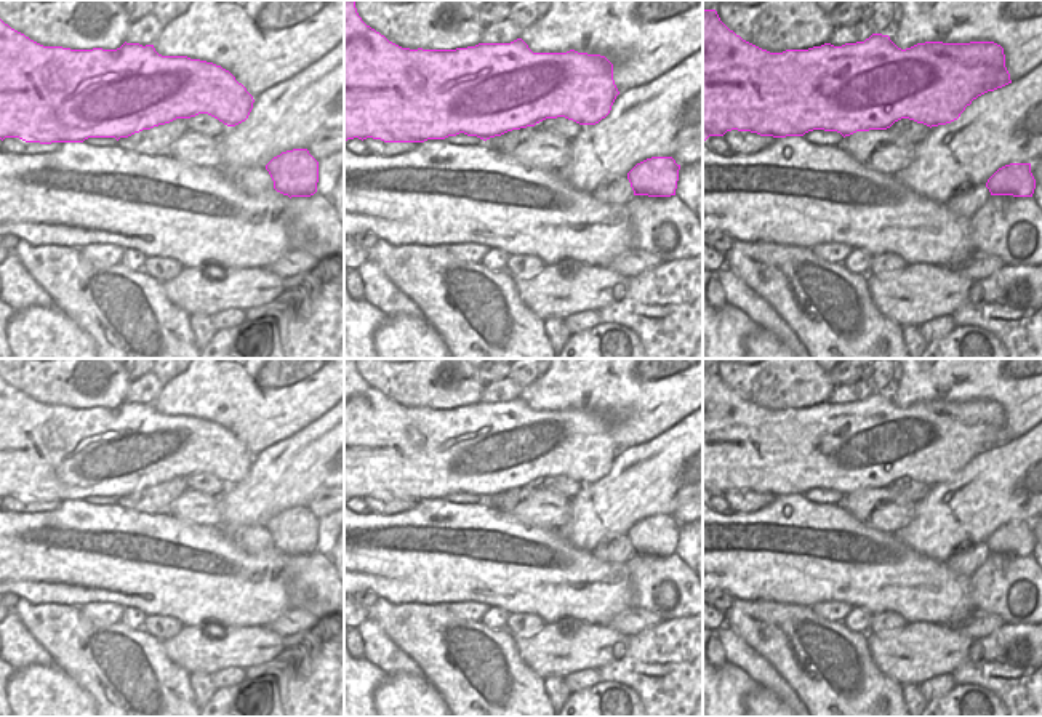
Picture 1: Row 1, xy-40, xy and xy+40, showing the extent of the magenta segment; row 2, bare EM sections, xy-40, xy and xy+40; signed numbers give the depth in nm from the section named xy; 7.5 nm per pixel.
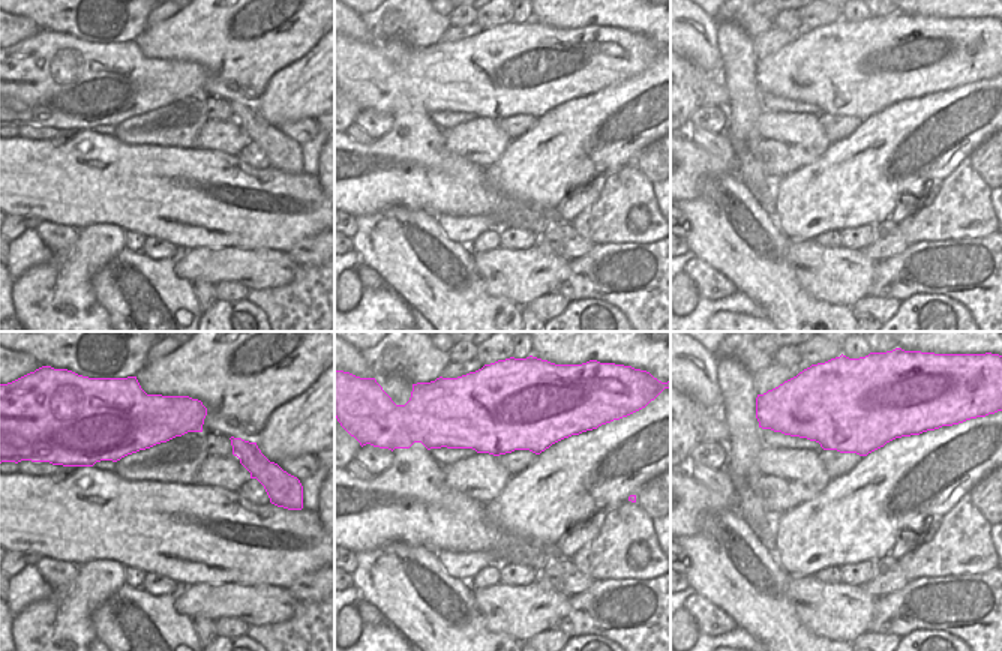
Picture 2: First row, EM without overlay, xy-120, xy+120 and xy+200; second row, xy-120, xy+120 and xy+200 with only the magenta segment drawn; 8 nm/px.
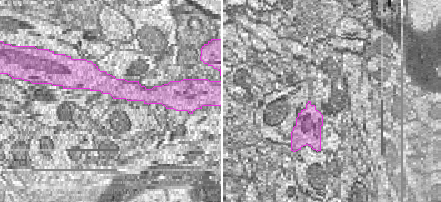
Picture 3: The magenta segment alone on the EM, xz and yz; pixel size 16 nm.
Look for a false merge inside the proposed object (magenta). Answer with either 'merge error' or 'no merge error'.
no merge error

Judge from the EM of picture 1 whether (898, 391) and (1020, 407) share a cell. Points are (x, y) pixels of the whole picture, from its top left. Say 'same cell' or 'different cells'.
same cell

